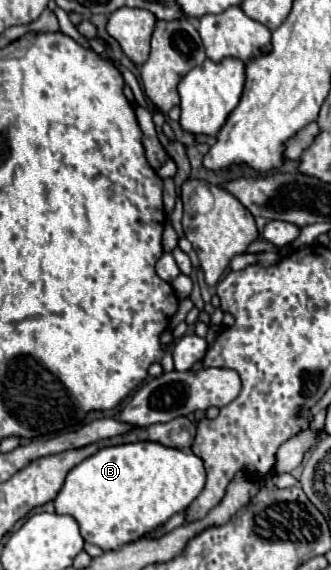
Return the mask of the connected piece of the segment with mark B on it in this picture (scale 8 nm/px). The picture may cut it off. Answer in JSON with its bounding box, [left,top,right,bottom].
[54,442,206,552]

